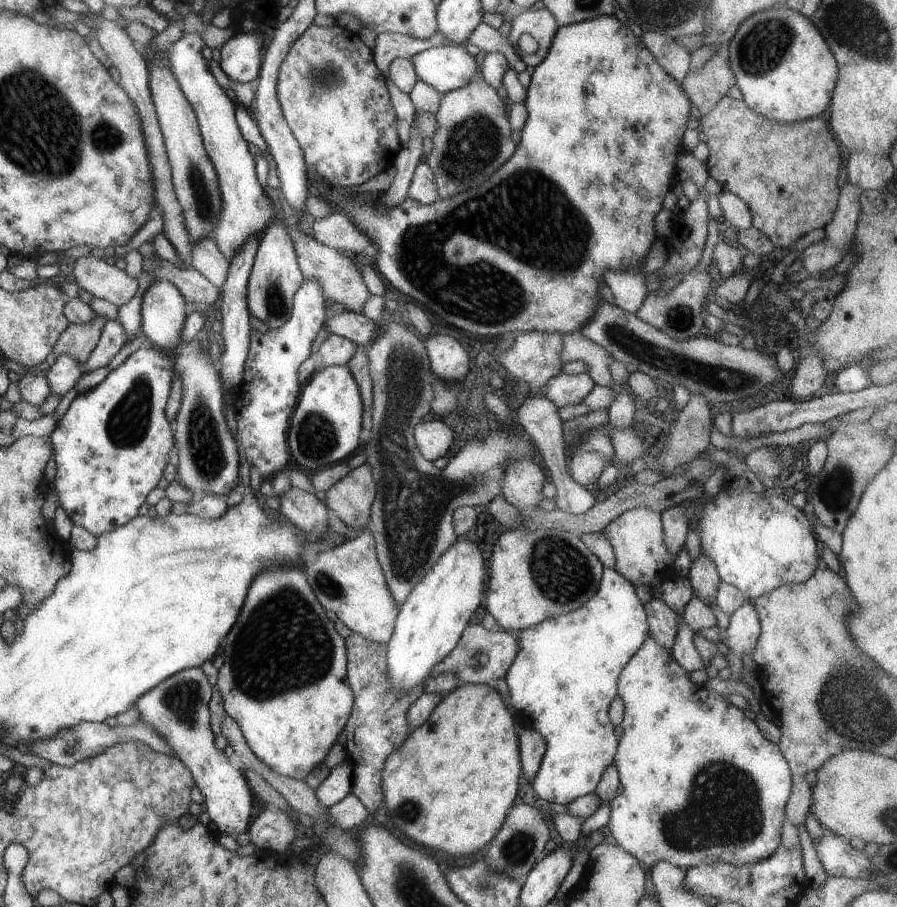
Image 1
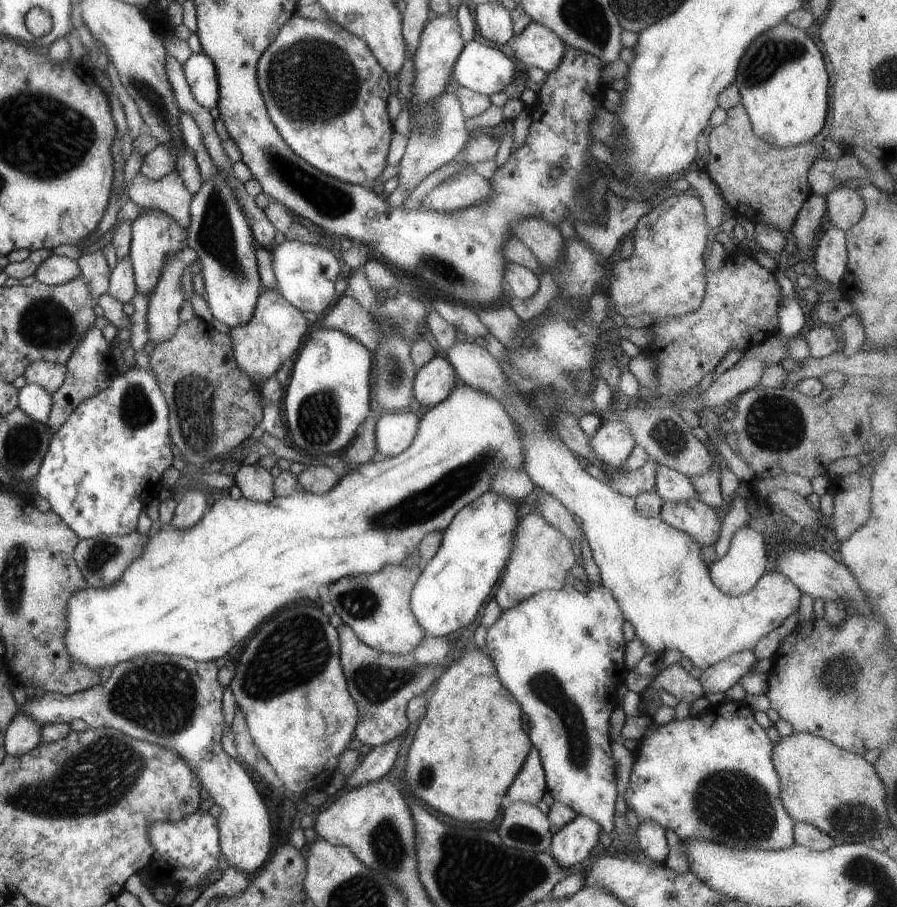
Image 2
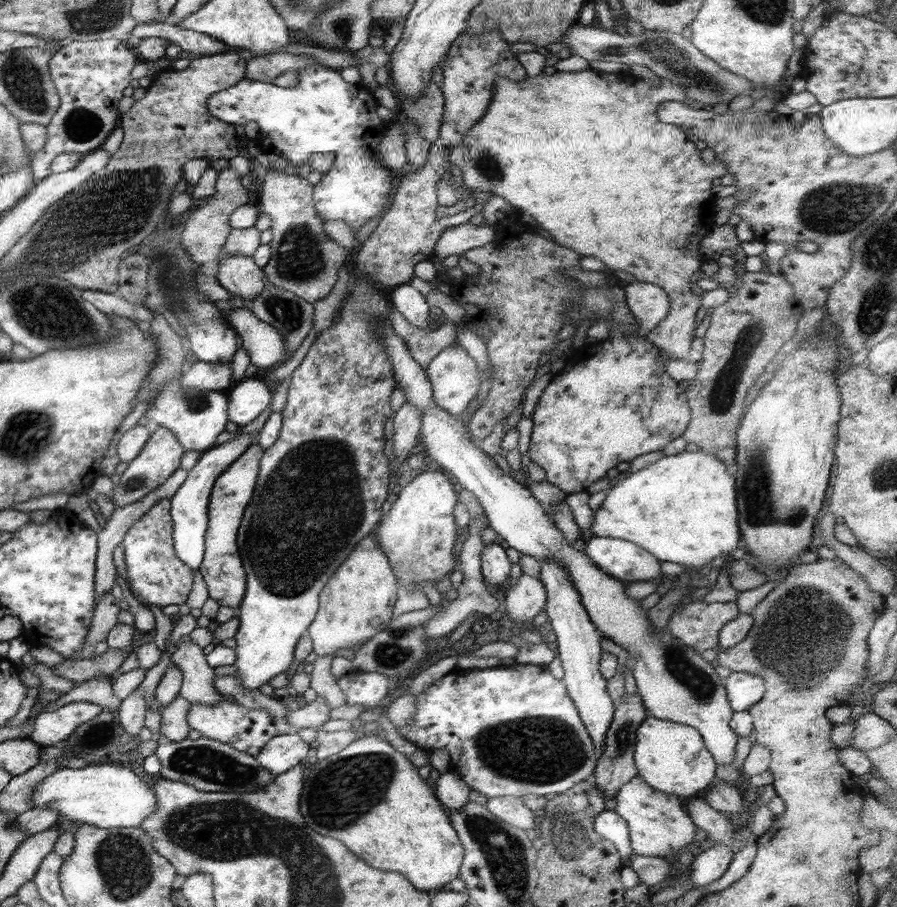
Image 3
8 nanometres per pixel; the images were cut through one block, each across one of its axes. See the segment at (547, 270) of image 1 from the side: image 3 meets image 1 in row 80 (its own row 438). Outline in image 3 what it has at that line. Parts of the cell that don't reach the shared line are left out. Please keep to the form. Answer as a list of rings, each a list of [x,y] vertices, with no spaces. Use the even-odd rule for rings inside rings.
[[[612,335],[600,342],[585,343],[575,352],[579,353],[579,358],[553,374],[541,390],[533,409],[528,446],[530,462],[535,462],[545,472],[544,481],[557,486],[565,495],[586,492],[591,482],[614,473],[613,468],[619,462],[662,450],[682,436],[691,418],[686,386],[665,372],[658,348],[646,337]]]

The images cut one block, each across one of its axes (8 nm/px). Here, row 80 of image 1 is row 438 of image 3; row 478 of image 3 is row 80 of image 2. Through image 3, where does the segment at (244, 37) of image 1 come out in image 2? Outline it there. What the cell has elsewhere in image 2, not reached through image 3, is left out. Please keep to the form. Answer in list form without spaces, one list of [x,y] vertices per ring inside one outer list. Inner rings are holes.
[[[191,53],[181,64],[181,68],[191,91],[191,96],[199,106],[208,111],[218,103],[218,86],[214,64],[205,53]]]

